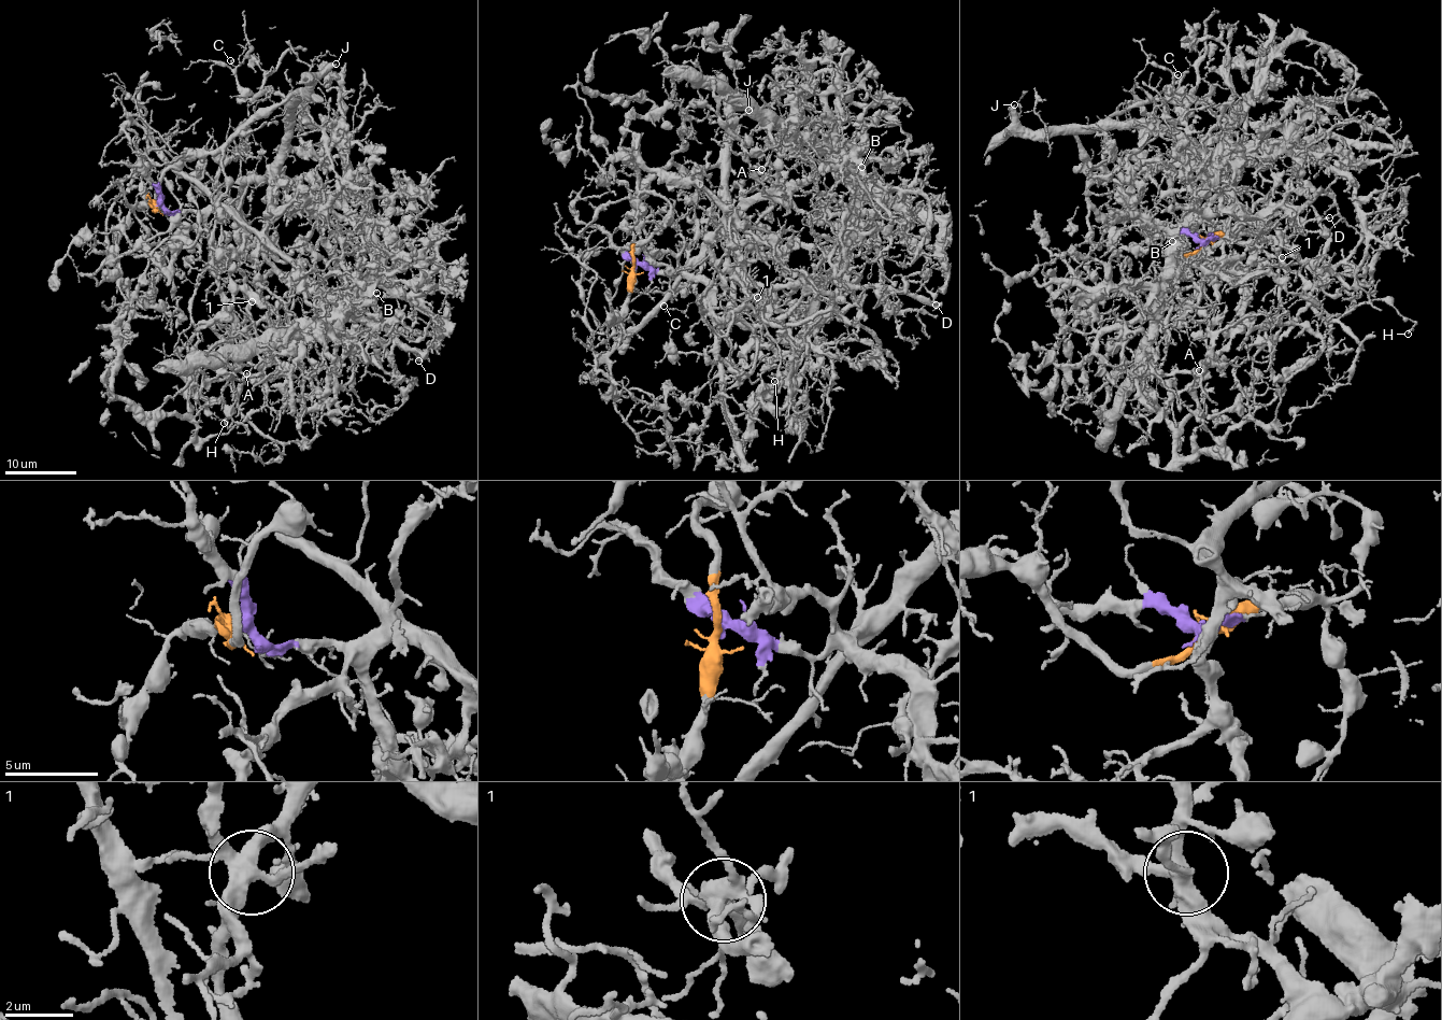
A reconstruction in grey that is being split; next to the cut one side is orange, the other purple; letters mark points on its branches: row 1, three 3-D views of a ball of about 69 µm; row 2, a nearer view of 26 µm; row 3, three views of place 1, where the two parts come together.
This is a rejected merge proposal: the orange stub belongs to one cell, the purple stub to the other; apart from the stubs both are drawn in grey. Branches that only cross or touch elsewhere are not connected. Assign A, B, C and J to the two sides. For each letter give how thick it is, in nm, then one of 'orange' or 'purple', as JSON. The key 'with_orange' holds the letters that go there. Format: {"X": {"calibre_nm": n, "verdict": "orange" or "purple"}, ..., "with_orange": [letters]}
{"A": {"calibre_nm": 160, "verdict": "purple"}, "B": {"calibre_nm": 200, "verdict": "purple"}, "C": {"calibre_nm": 160, "verdict": "orange"}, "J": {"calibre_nm": 360, "verdict": "orange"}, "with_orange": ["C", "J"]}

